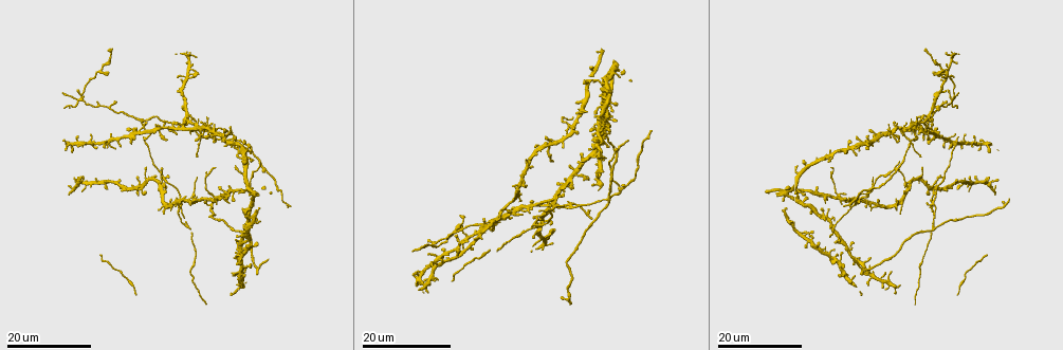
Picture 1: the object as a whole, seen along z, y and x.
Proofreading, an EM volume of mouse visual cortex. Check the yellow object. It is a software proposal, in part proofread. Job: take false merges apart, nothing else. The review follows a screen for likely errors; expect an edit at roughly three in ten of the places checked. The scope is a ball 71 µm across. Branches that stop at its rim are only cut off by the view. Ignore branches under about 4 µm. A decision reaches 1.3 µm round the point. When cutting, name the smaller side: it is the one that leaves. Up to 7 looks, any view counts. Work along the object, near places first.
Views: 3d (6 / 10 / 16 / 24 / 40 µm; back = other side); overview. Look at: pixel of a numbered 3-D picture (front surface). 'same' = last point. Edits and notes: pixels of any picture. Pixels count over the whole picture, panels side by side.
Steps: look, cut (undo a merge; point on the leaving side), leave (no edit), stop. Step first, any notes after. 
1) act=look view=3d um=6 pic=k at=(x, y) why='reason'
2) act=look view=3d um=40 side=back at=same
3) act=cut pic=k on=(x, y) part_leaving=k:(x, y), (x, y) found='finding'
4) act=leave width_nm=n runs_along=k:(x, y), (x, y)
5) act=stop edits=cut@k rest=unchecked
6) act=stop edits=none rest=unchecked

act=look view=3d um=24 pic=1 at=(840, 195) why='branch point'

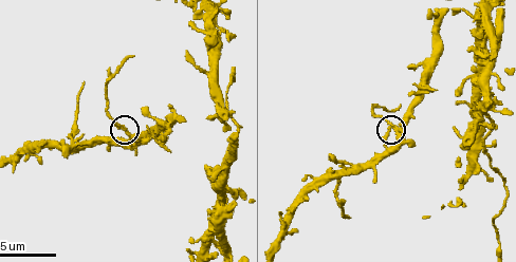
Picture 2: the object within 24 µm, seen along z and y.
act=look view=3d um=6 pic=2 at=(396, 128)

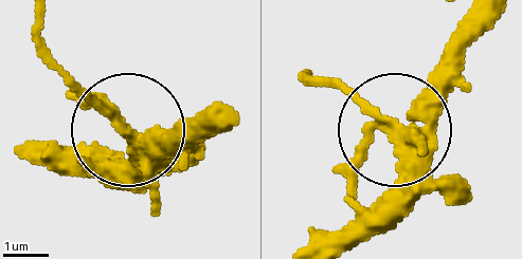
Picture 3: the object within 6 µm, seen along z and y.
act=cut pic=3 on=(100, 107) arms=3 found='two neurons meet here'

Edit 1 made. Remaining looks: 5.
act=look view=overview

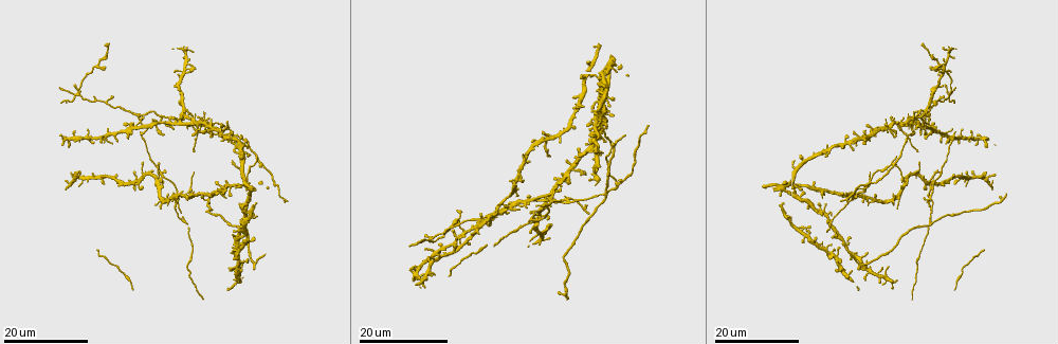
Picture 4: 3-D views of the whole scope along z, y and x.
act=look view=3d um=24 pic=4 at=(553, 187) why='four or more arms meet'

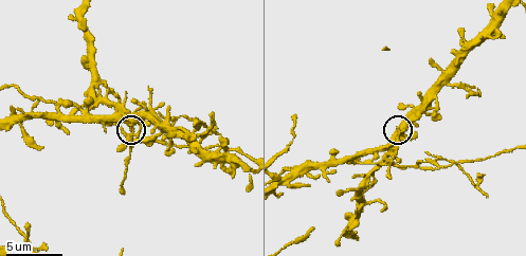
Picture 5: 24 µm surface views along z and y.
act=look view=3d um=6 pic=5 at=(130, 126)

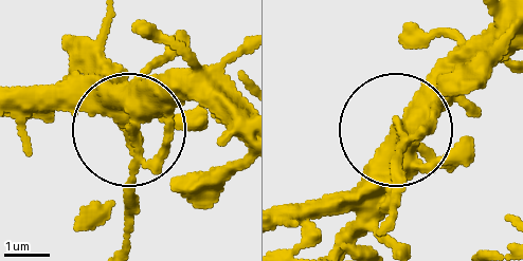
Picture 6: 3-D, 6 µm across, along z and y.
act=look view=3d um=6 side=back pic=6 at=(137, 128)

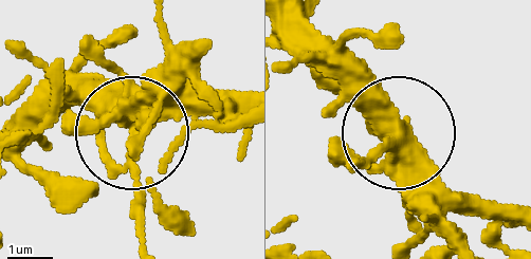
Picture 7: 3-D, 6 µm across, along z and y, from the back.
act=leave width_nm=330 found='continuous, no second neuron'

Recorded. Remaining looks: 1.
act=look view=3d um=16 pic=5 at=(435, 162) why='three arms meet'

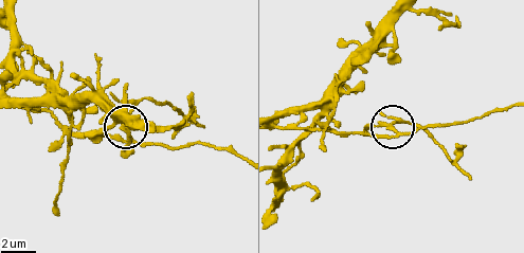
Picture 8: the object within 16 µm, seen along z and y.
act=cut pic=8 on=(394, 122) part_leaving=8:(399, 133), (392, 124), (412, 124), (470, 179) found='two neurons meet here'

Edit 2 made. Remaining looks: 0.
act=stop edits=cut@3,cut@8 rest=unchecked

